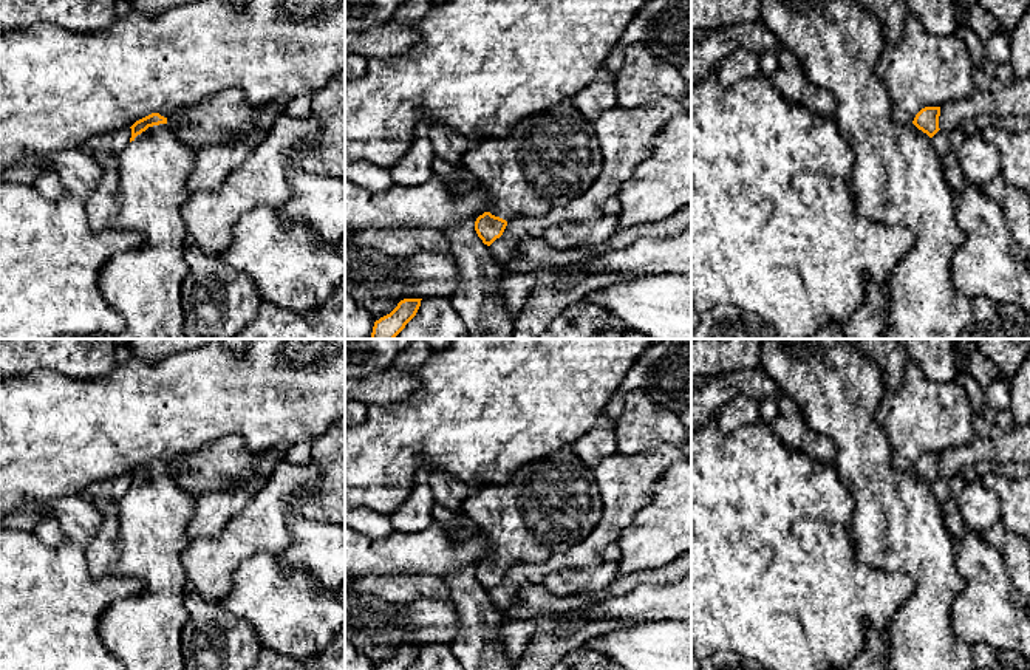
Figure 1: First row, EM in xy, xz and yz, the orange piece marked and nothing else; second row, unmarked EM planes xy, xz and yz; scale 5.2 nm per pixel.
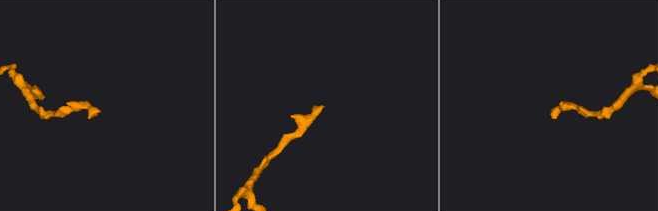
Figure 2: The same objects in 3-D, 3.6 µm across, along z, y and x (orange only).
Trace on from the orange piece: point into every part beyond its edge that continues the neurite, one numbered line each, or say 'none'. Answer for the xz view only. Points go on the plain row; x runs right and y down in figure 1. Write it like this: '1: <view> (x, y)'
1: xz (549, 505)

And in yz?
1: yz (897, 526)

